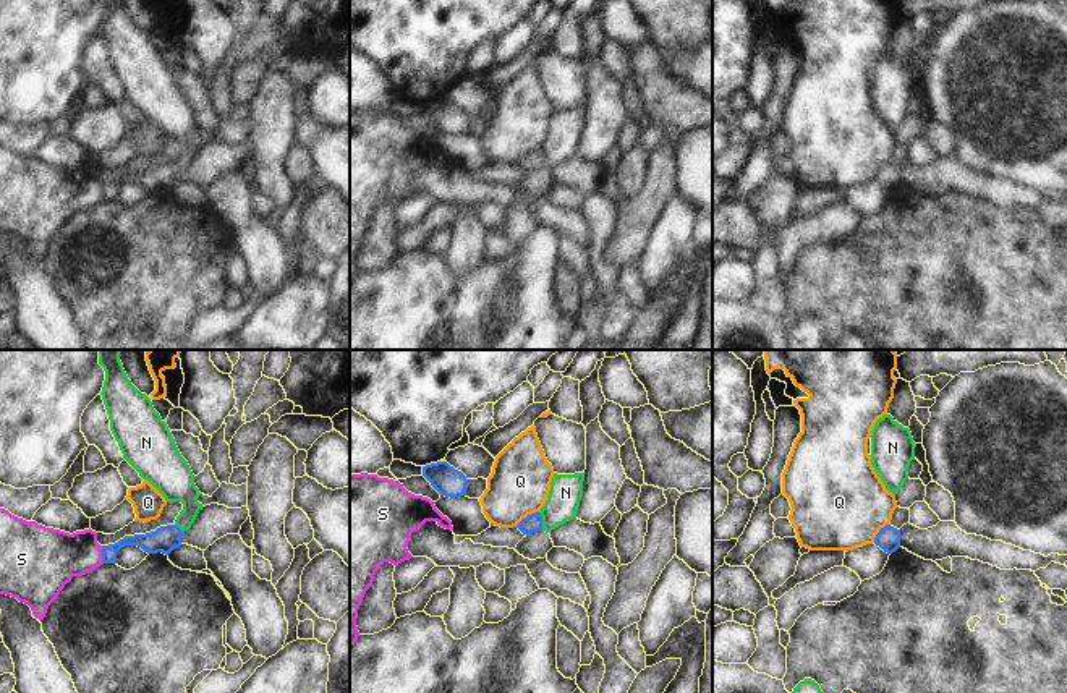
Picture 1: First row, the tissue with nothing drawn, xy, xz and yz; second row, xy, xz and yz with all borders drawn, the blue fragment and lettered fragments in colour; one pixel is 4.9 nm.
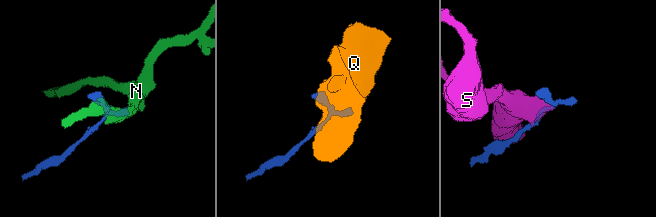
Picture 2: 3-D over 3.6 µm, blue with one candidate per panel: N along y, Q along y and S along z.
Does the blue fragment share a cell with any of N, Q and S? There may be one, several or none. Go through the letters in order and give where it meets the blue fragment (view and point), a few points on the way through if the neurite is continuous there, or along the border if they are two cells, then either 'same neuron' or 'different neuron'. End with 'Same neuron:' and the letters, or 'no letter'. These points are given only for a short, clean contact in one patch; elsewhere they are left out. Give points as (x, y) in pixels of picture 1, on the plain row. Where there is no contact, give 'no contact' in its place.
N: xz (541, 159) | along xz (538, 149), (543, 167) | different neuron
Q: xz (527, 154) | along xz (538, 148), (512, 164) | different neuron
S: xy (102, 191) | different neuron
Same neuron: no letter

